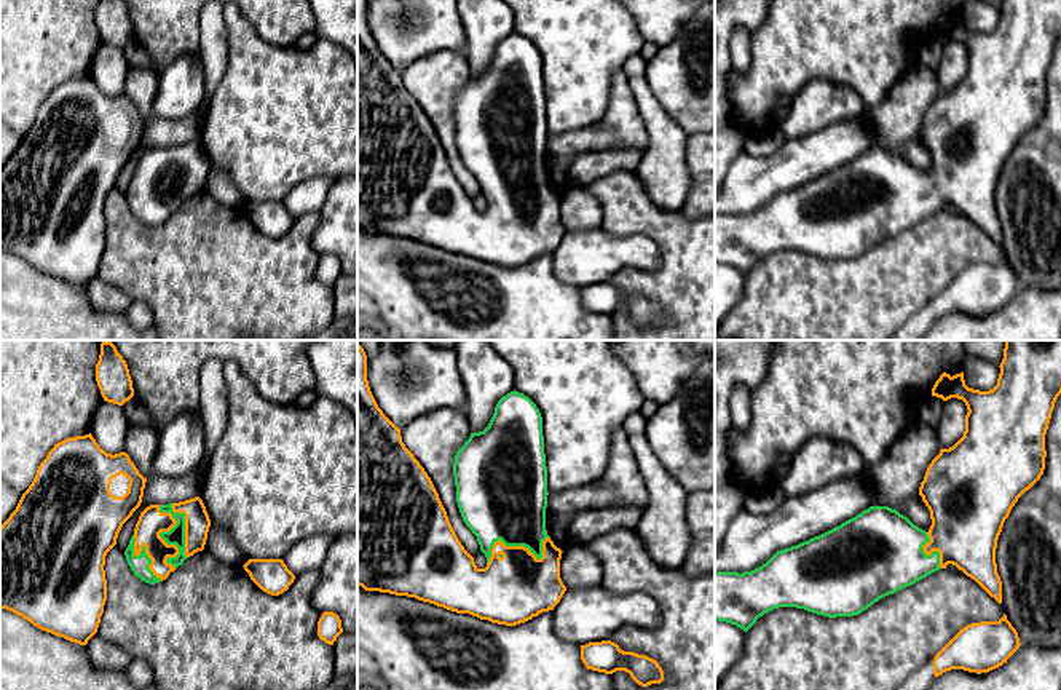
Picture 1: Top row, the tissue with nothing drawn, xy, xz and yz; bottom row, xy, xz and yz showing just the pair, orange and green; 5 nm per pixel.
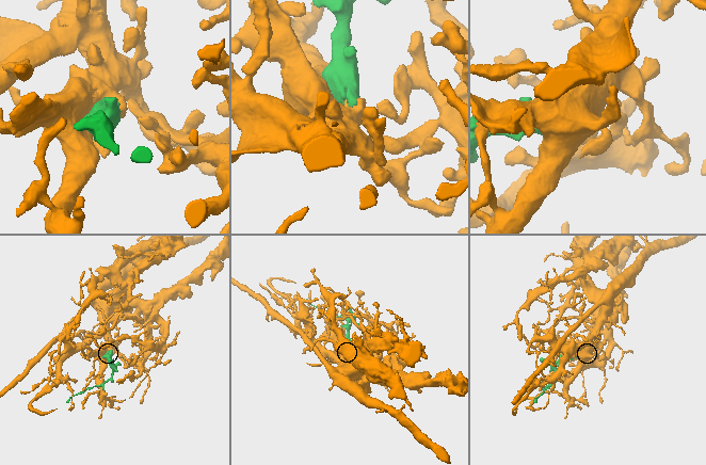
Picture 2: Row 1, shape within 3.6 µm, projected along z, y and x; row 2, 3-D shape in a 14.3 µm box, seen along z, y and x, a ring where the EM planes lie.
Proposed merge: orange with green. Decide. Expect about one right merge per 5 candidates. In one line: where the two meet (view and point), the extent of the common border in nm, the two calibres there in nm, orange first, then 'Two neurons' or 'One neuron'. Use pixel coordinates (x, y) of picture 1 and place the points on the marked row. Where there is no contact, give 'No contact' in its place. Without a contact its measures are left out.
Touches orange at xy (160, 537). Shared border 340 nm. Thickness 140 nm (orange) against 90 nm. One neuron

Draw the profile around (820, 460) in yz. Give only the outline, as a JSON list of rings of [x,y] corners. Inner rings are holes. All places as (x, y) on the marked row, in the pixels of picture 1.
[[[814,436],[793,457],[780,487],[787,497],[806,495],[833,481],[863,473],[866,468],[866,462],[850,444]]]

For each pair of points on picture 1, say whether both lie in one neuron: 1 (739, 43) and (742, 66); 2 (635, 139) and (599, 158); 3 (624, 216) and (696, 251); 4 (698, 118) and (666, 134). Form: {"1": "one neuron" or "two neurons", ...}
{"1": "one neuron", "2": "two neurons", "3": "one neuron", "4": "two neurons"}

